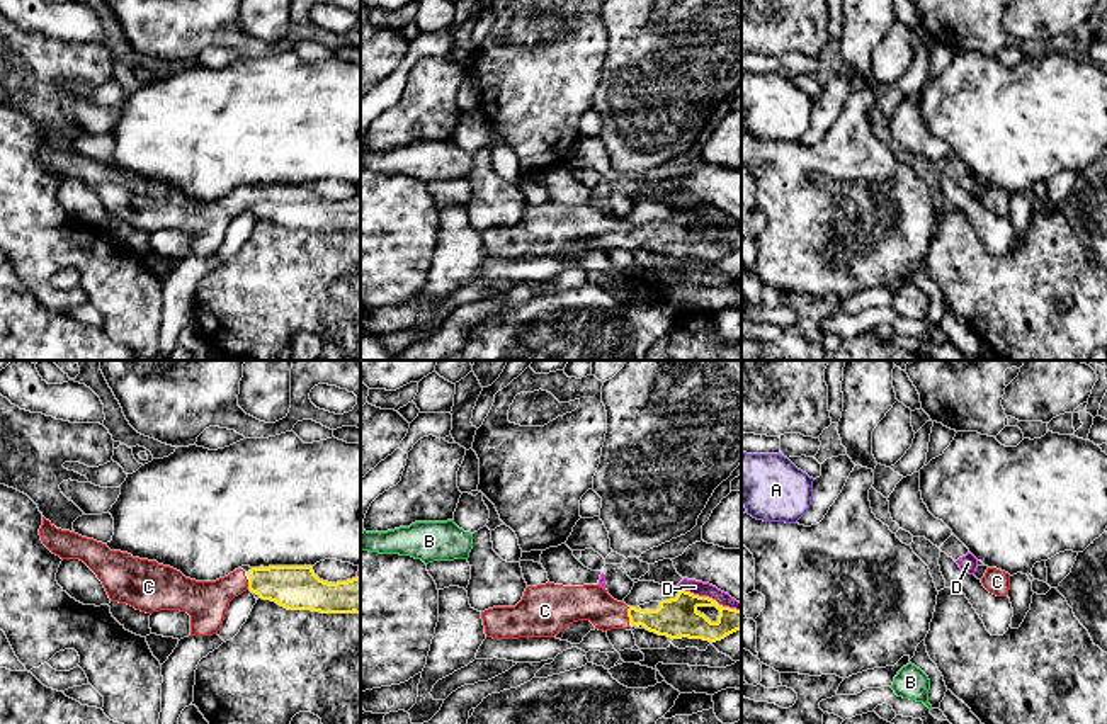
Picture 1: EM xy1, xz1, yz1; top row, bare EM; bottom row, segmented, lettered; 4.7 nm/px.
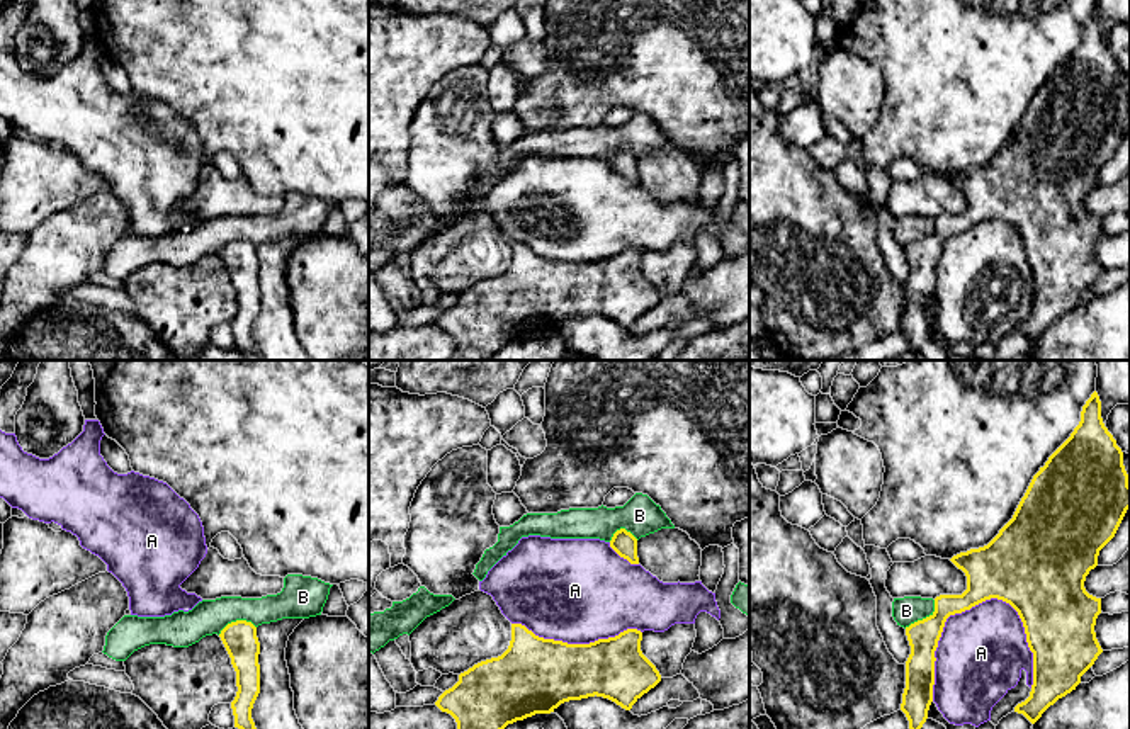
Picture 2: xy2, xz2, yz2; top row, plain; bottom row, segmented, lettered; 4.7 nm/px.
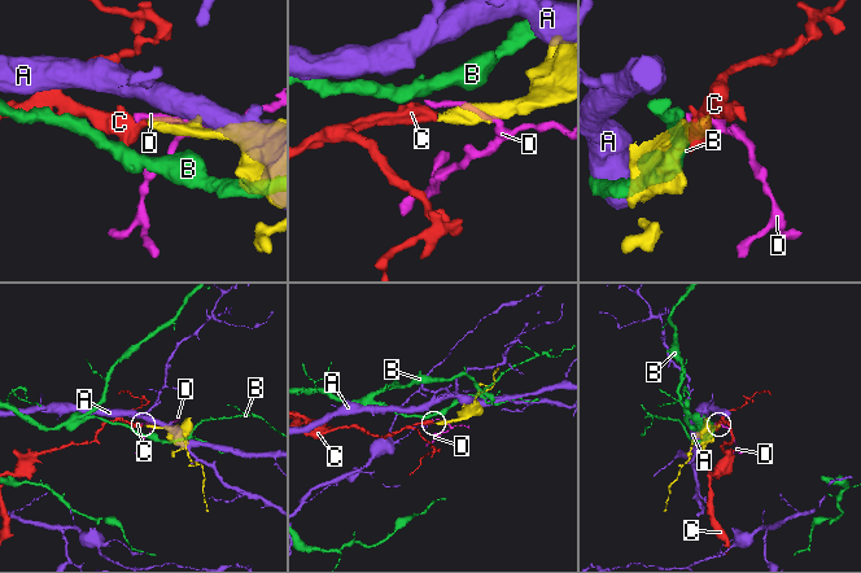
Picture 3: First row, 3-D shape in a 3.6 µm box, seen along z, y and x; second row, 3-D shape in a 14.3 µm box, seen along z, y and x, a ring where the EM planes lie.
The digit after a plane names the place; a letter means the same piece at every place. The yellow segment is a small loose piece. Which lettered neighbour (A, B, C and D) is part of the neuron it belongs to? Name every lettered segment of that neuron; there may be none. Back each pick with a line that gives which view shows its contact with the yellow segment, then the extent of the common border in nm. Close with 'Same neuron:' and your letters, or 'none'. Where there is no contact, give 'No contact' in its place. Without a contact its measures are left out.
C: Touches yellow in xz1. Shared border 80 nm
Same neuron: C

